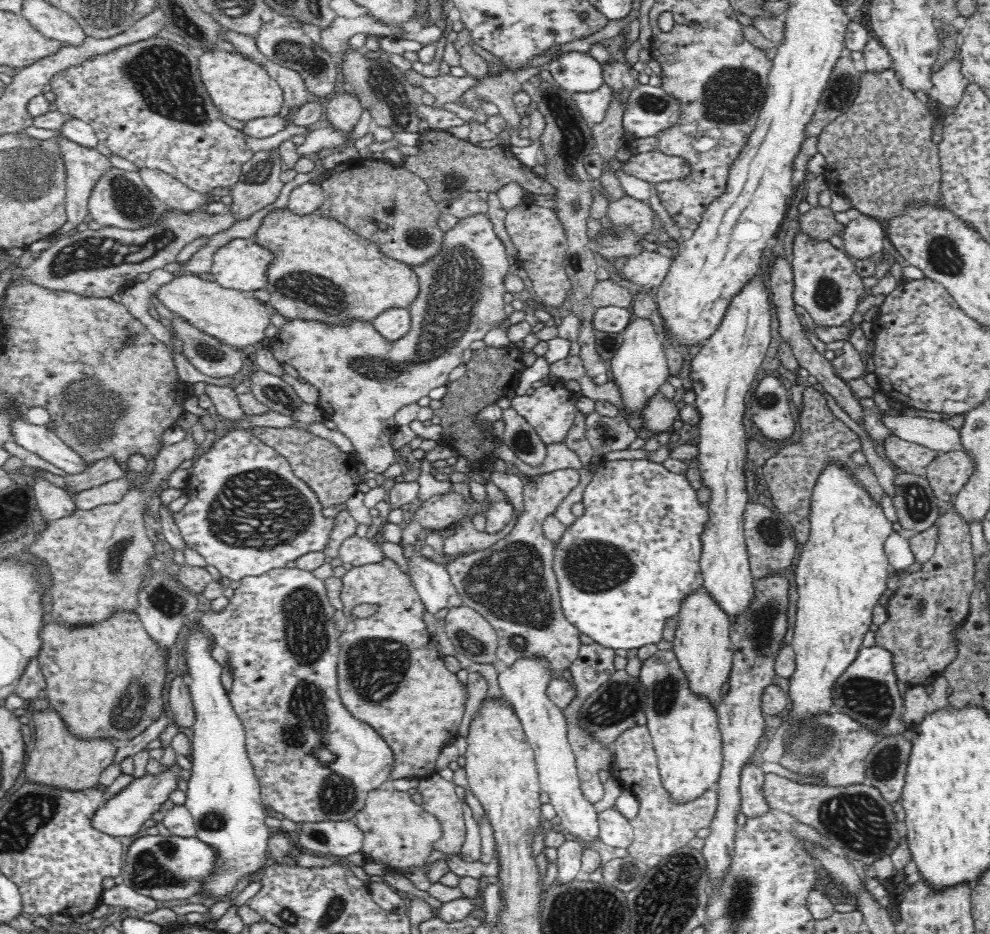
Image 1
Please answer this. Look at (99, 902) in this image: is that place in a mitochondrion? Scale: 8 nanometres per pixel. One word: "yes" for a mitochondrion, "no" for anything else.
no

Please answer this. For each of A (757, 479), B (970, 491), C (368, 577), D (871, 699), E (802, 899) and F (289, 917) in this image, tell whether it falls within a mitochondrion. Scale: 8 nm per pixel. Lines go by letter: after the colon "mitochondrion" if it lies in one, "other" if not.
A: other
B: other
C: other
D: mitochondrion
E: other
F: mitochondrion

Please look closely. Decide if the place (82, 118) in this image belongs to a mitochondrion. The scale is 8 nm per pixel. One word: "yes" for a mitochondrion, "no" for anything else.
no

